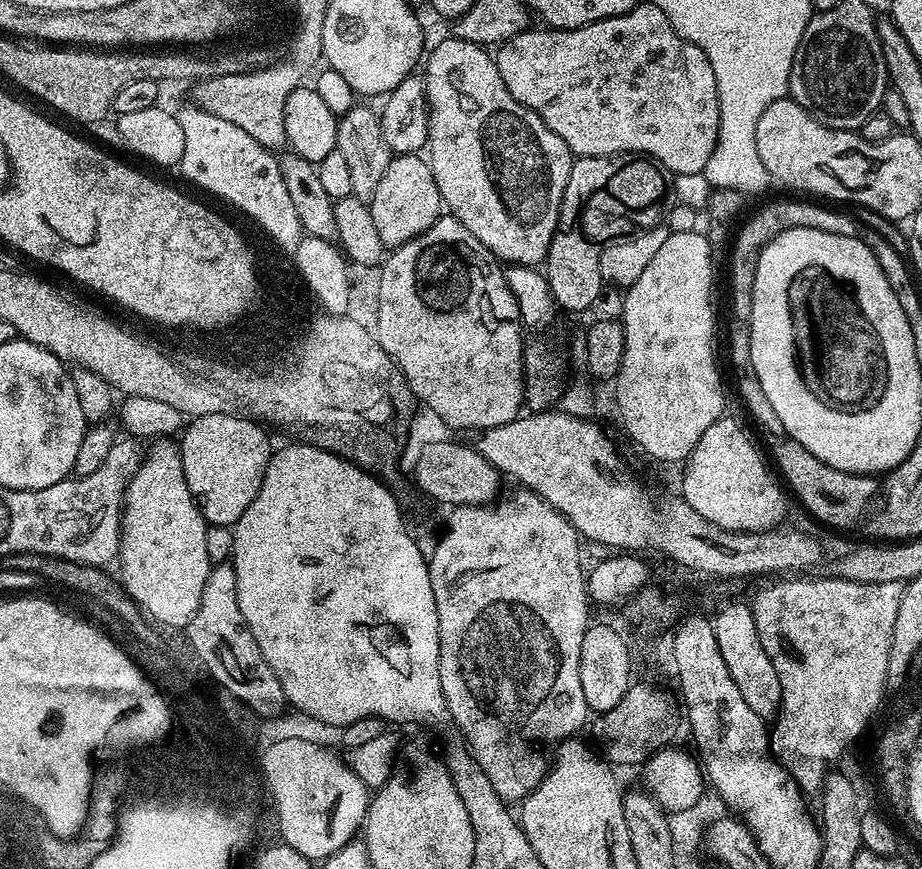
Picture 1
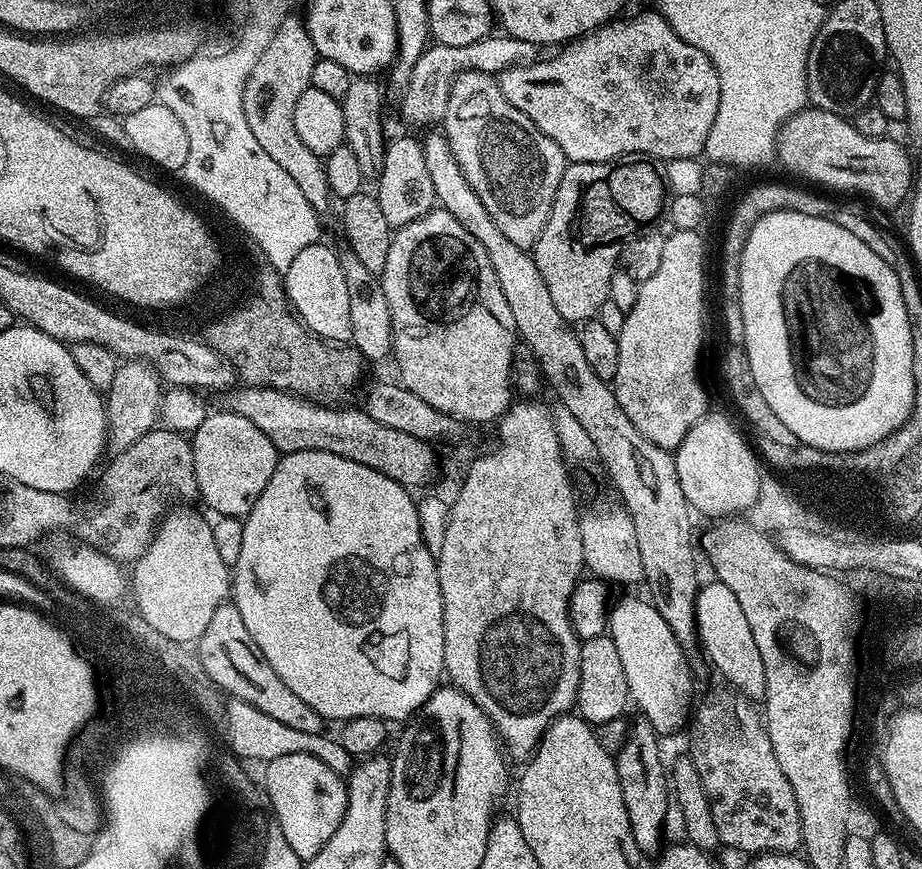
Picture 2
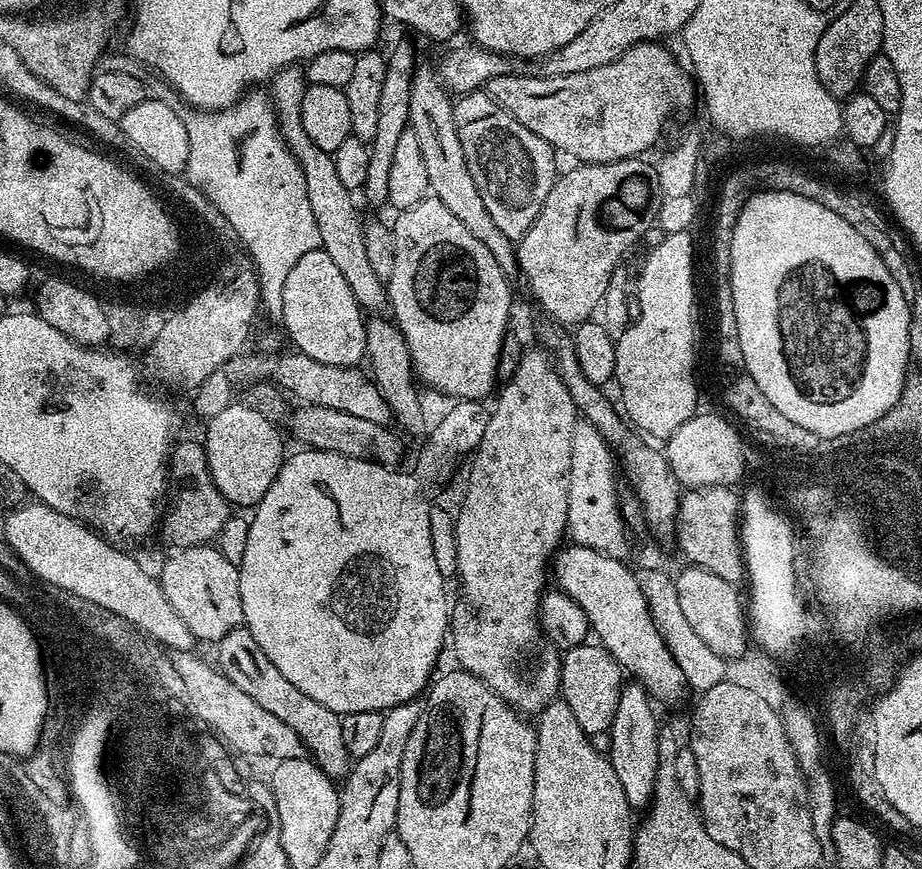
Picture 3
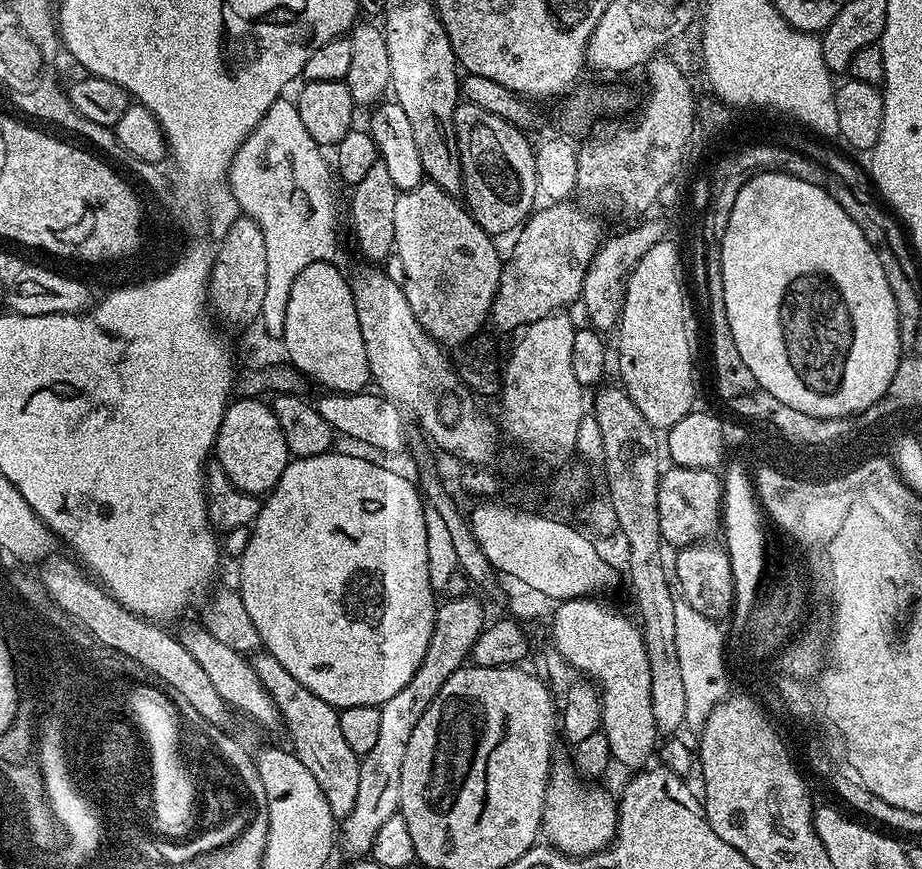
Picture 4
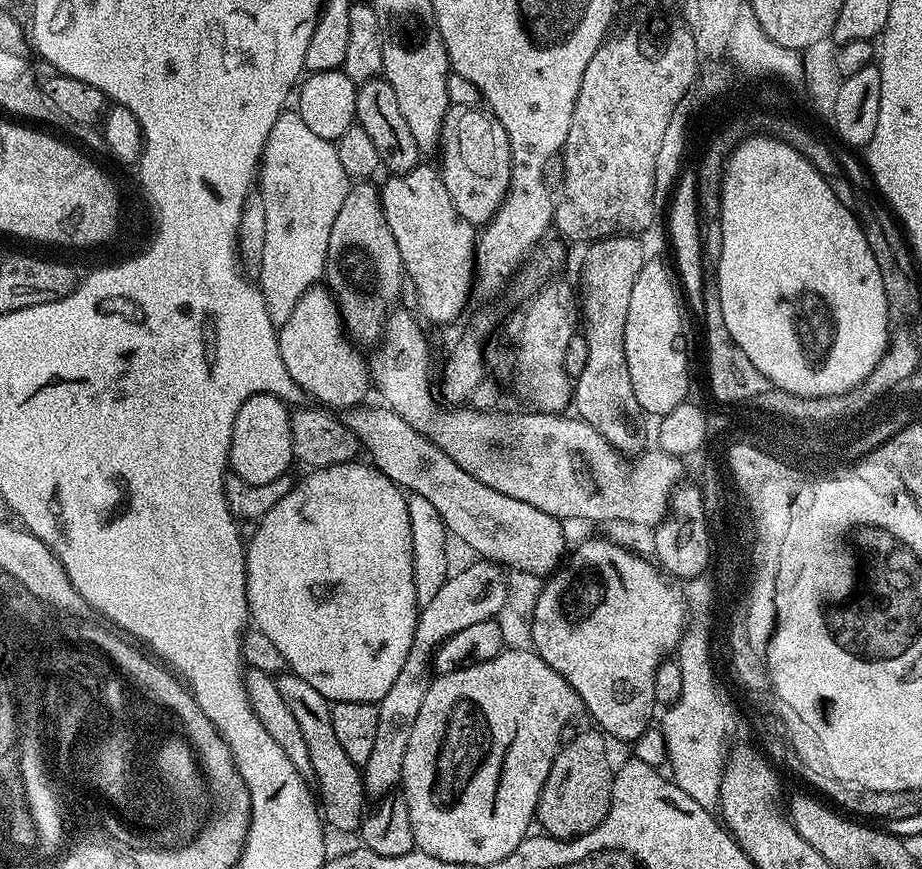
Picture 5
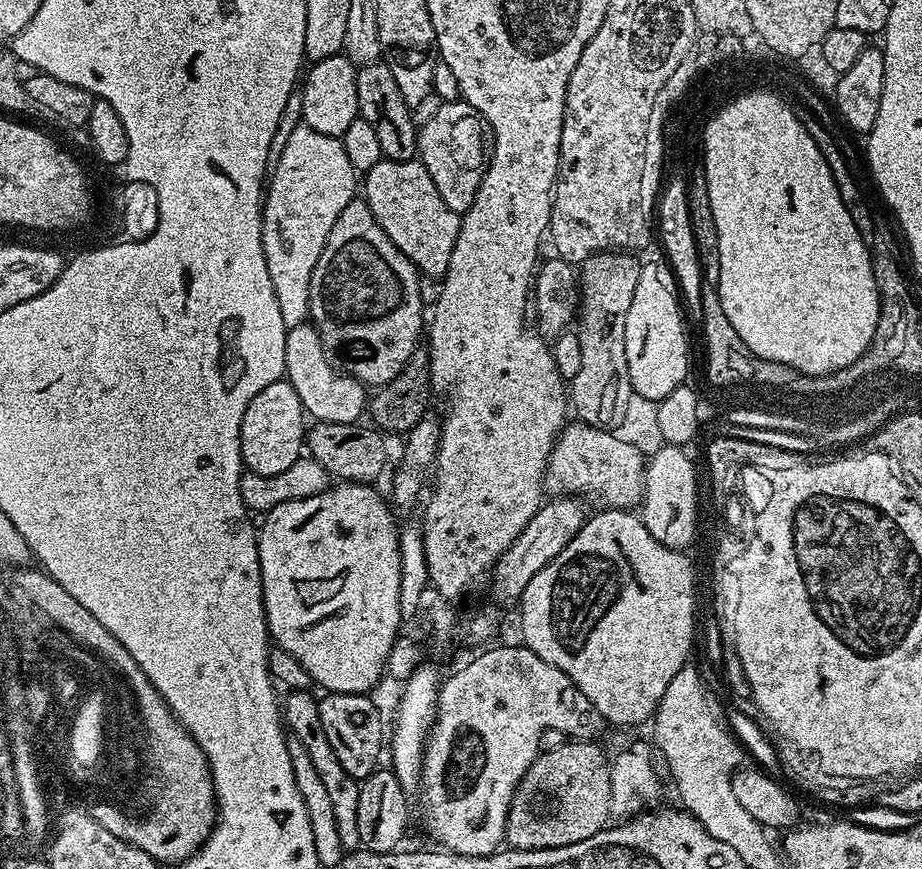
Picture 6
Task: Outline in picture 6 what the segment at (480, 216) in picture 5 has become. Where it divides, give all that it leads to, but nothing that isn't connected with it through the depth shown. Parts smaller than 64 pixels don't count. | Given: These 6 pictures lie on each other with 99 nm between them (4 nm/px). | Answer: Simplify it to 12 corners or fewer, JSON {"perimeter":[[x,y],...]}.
{"perimeter":[[444,102],[416,138],[442,202],[470,210],[490,163],[474,106]]}

